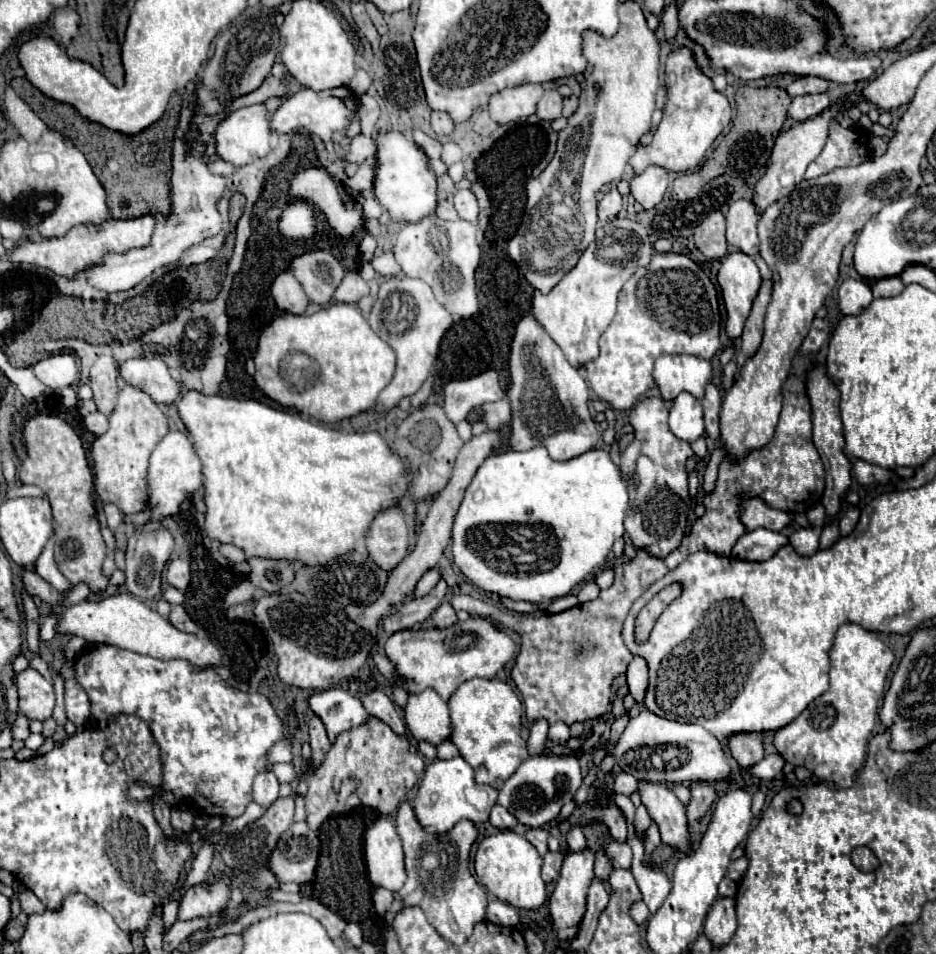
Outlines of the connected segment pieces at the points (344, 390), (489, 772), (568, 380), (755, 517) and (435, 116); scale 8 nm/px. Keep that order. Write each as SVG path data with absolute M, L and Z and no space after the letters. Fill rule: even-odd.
M333 303L313 315L285 313L267 325L259 337L255 367L255 383L267 397L279 405L295 407L321 423L335 423L369 411L375 405L379 393L393 379L395 353L373 333L357 305ZM289 351L307 353L317 361L319 371L313 371L313 387L297 389L295 393L289 391L289 385L279 377L279 363Z
M471 679L463 683L449 699L451 715L451 741L459 749L461 757L475 769L475 781L503 787L507 777L515 773L515 767L529 757L527 745L521 739L521 713L523 705L509 683L493 679Z
M531 315L517 325L511 355L509 355L511 389L511 435L507 439L509 451L529 451L533 447L547 447L555 461L575 459L599 443L599 431L589 413L589 391L581 373L567 363L557 343L535 323Z
M747 499L743 503L741 519L749 531L759 529L759 527L767 527L771 531L781 531L783 527L787 527L791 523L793 515L787 511L769 507L761 499Z
M431 113L431 127L437 135L449 135L453 131L453 121L449 119L447 113Z

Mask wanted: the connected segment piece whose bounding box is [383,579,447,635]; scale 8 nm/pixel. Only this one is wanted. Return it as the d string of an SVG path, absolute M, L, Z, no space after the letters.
M441 579L437 583L437 587L421 597L421 599L413 599L411 603L405 603L401 605L397 611L393 611L385 621L383 621L383 629L387 631L387 635L393 635L397 631L405 631L405 629L411 629L413 625L417 623L423 623L425 619L431 617L431 613L441 605L443 597L447 593L447 585L445 581Z

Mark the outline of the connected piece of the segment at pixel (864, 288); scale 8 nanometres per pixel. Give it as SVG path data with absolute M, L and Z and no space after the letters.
M845 279L839 287L839 309L843 315L859 315L873 301L871 287L865 281Z

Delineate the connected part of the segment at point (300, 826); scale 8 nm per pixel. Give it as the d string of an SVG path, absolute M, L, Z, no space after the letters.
M293 823L277 841L277 847L269 855L269 869L273 875L279 879L279 883L307 883L315 875L317 867L317 857L319 857L319 839L313 831L309 831L307 823Z

